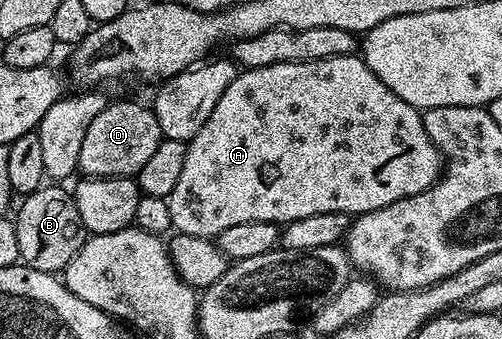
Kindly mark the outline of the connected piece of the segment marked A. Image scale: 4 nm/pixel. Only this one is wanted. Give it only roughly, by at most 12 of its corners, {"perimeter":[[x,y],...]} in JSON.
{"perimeter":[[353,53],[243,69],[177,233],[424,193],[422,111]]}

